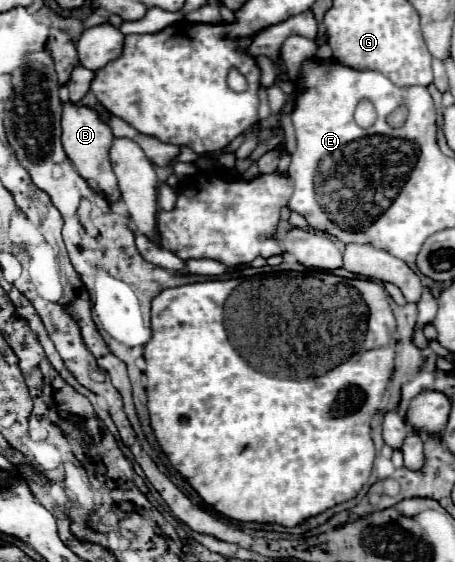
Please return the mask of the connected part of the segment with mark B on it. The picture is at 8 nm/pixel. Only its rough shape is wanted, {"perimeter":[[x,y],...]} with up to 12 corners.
{"perimeter":[[67,101],[61,137],[81,177],[117,201],[111,127],[99,111]]}

